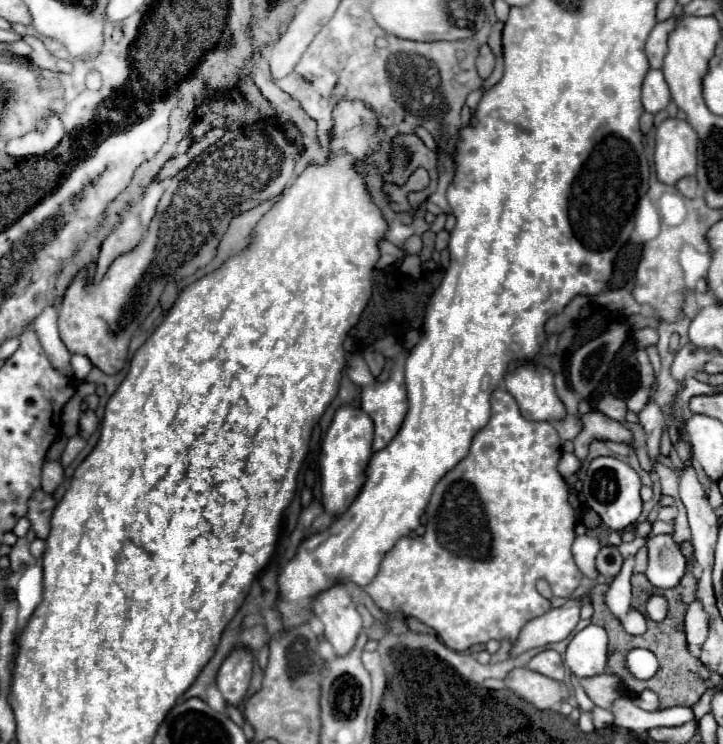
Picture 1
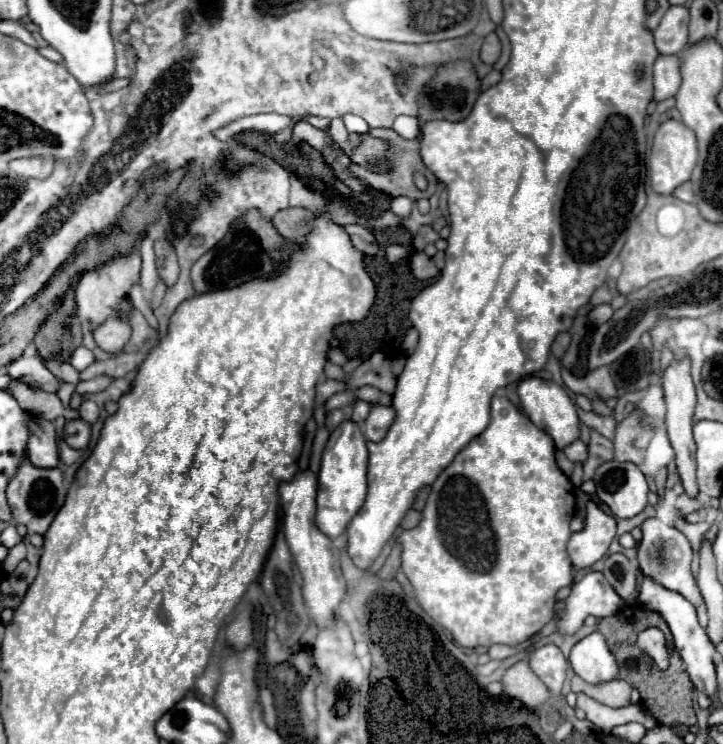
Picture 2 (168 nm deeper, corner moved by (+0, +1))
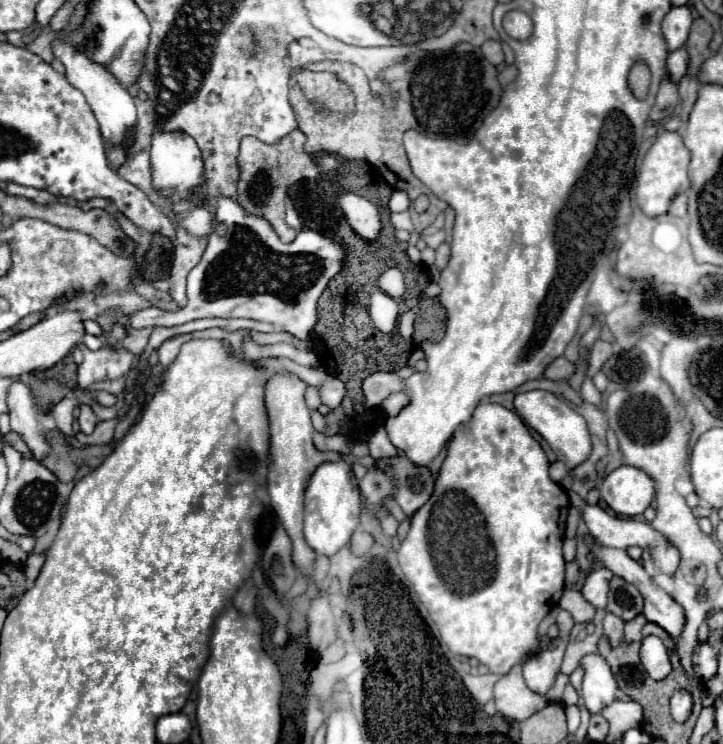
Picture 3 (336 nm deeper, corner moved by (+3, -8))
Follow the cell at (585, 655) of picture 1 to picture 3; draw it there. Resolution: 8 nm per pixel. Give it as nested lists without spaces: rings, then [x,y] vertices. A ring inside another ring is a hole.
[[[598,653],[584,655],[580,659],[580,667],[584,669],[582,681],[582,697],[584,705],[590,713],[602,711],[602,707],[610,705],[616,699],[616,679],[610,671],[610,665]]]

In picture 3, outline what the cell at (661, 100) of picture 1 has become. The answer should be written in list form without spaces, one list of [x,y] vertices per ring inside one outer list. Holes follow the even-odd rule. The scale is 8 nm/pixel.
[[[682,49],[672,51],[666,59],[666,75],[670,77],[670,81],[678,83],[684,73],[686,73],[686,51]]]

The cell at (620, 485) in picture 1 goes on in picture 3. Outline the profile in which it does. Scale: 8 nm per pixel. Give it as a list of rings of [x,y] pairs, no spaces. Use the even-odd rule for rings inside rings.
[[[622,465],[604,477],[600,495],[616,515],[636,517],[652,503],[654,481],[644,471]]]

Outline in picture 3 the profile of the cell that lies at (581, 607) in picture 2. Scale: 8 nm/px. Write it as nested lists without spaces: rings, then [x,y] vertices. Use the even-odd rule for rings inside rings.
[[[596,569],[596,571],[592,571],[588,577],[586,577],[586,581],[584,581],[584,585],[582,585],[582,589],[580,589],[580,593],[584,595],[584,599],[588,601],[588,603],[592,603],[596,609],[602,609],[602,607],[606,607],[606,595],[608,595],[608,581],[612,579],[612,571],[610,569]]]

